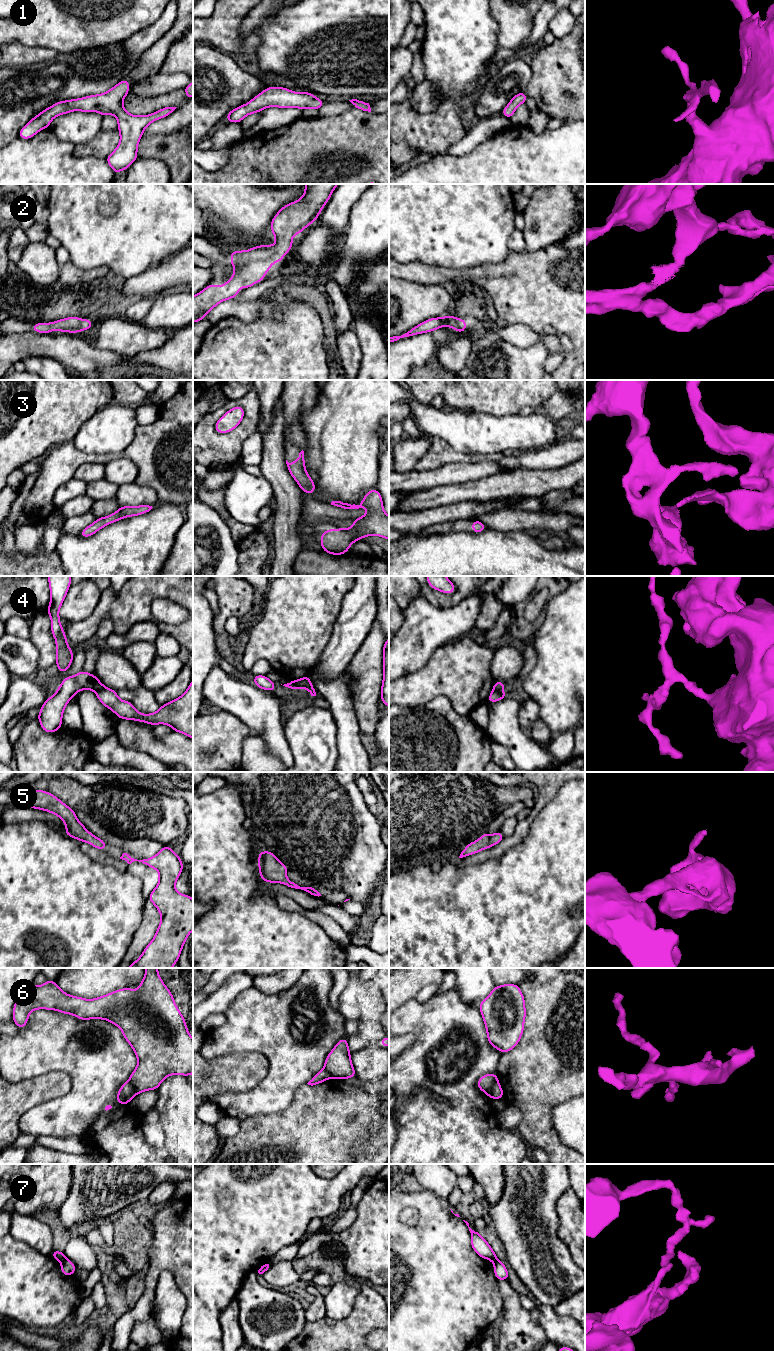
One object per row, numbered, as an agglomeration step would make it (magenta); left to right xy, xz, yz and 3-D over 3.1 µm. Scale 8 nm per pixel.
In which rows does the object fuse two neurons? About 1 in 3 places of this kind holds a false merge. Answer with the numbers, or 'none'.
4, 6, 7

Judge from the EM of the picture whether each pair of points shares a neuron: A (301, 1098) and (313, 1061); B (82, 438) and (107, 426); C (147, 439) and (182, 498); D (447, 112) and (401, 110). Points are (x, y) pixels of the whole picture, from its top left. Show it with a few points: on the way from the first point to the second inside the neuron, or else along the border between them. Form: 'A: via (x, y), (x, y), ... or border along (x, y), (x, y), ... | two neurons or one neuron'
A: border along (306, 1083), (302, 1084), (295, 1092), (292, 1102) | two neurons
B: via (88, 438), (92, 438), (101, 432) | one neuron
C: via (162, 454), (179, 471), (179, 483) | one neuron
D: via (436, 120), (412, 120) | one neuron

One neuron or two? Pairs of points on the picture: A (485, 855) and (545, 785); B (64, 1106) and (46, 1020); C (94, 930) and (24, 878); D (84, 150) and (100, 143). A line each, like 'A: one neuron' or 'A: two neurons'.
A: one neuron
B: one neuron
C: one neuron
D: one neuron

